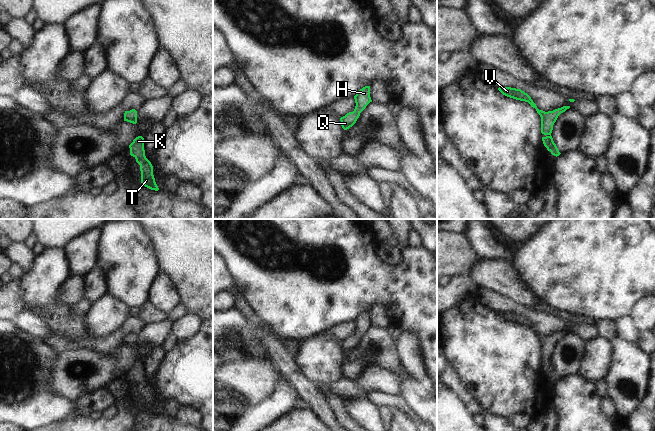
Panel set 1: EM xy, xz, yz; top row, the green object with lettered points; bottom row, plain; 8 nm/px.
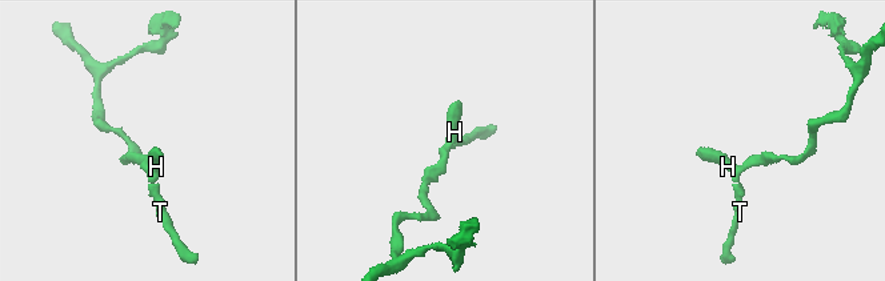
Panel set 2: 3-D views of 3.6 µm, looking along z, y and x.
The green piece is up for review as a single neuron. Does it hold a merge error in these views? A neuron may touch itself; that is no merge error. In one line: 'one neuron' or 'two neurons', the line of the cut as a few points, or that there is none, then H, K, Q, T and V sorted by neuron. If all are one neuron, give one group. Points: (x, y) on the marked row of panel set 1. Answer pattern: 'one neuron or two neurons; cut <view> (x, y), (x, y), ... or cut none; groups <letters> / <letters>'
one neuron; cut none; groups H K Q T V

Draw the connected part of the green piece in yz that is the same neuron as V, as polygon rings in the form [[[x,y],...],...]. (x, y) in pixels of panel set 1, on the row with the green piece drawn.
[[[499,87],[498,90],[507,97],[528,102],[531,107],[536,109],[537,113],[541,117],[541,133],[545,135],[544,137],[542,137],[543,144],[547,148],[547,150],[551,152],[552,155],[556,157],[559,156],[561,153],[554,143],[551,133],[553,130],[553,125],[556,122],[558,116],[569,109],[570,106],[563,106],[553,111],[545,112],[539,110],[531,97],[521,89],[511,87]]]

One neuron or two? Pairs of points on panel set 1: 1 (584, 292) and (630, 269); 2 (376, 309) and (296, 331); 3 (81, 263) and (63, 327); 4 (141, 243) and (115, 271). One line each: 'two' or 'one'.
1: one
2: two
3: two
4: one

